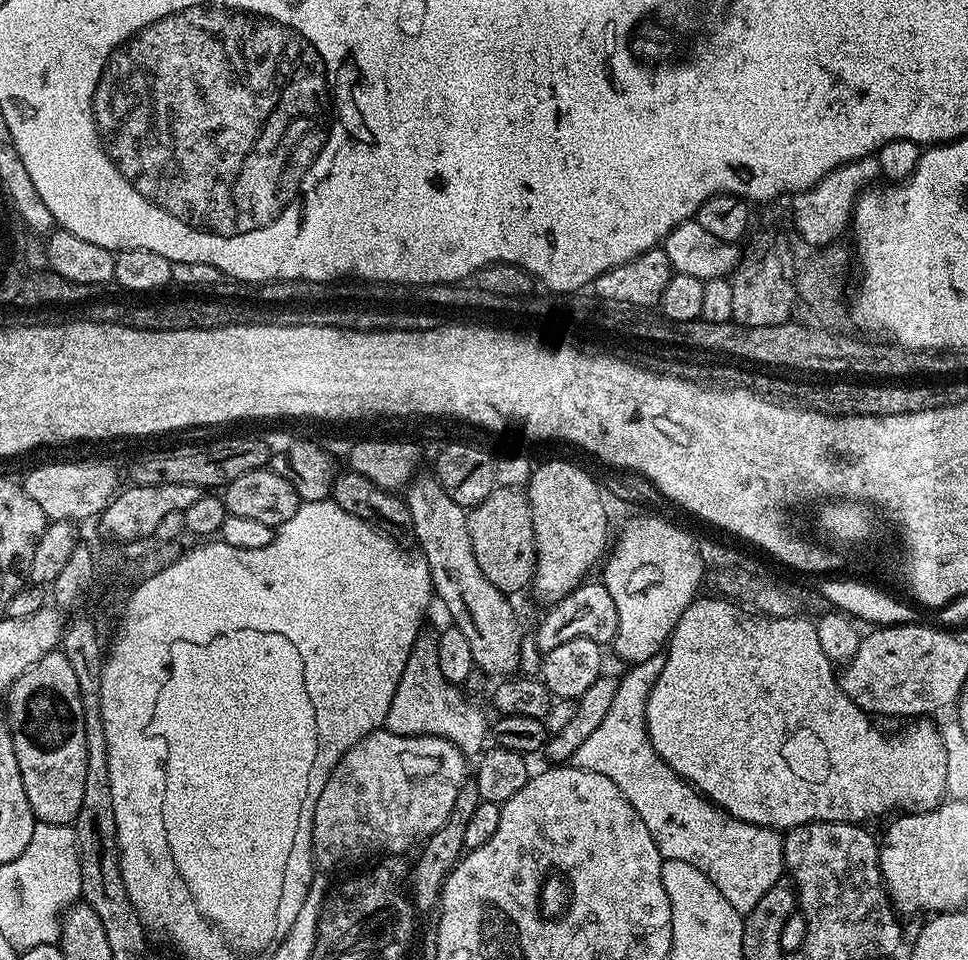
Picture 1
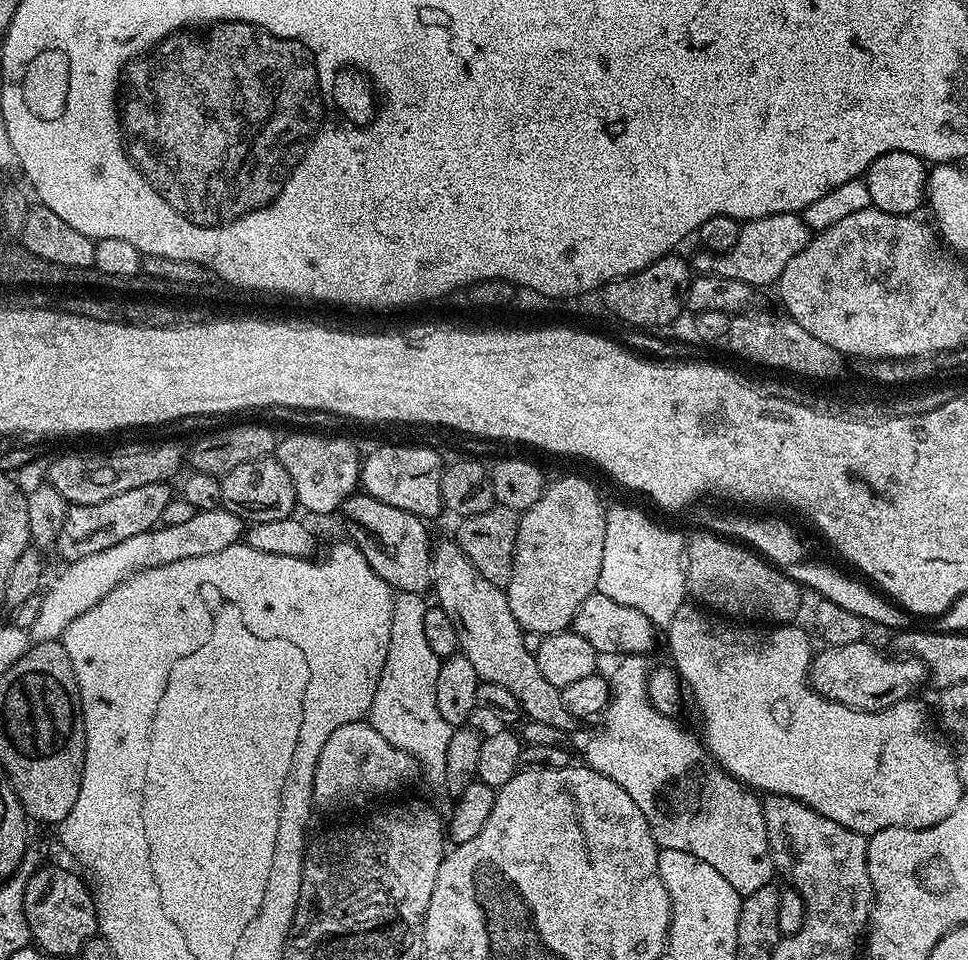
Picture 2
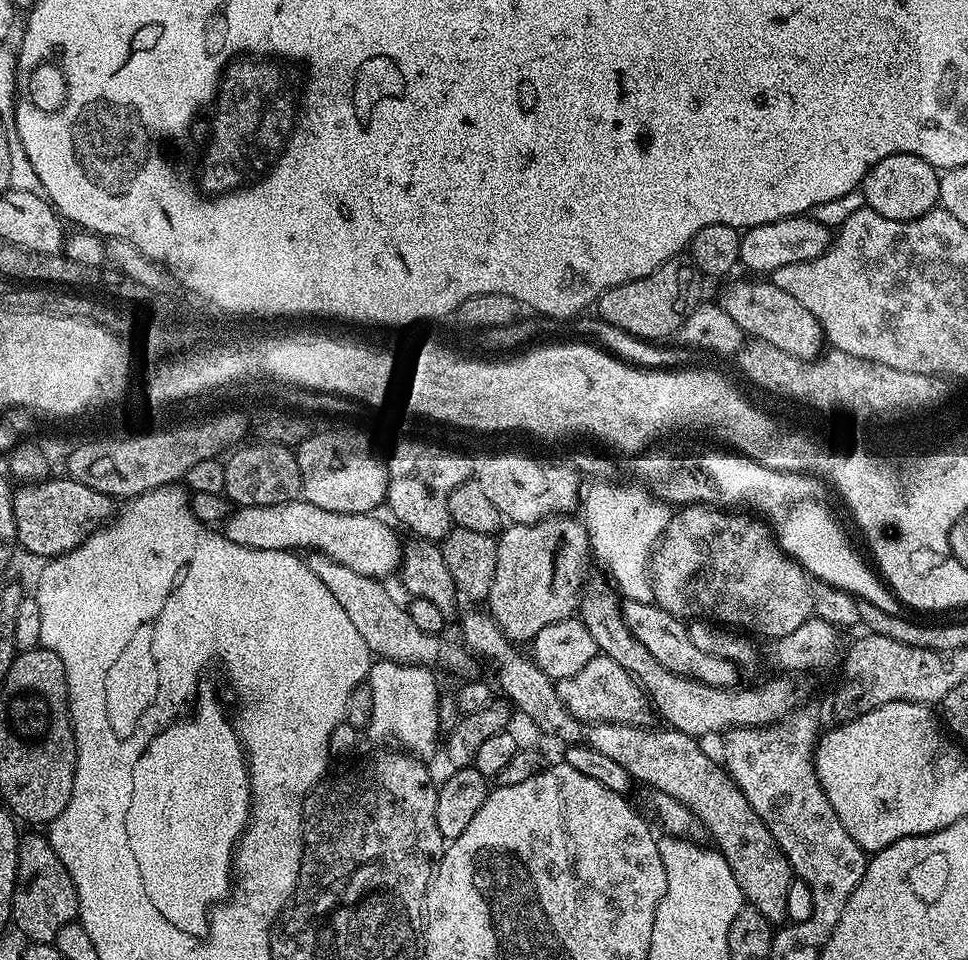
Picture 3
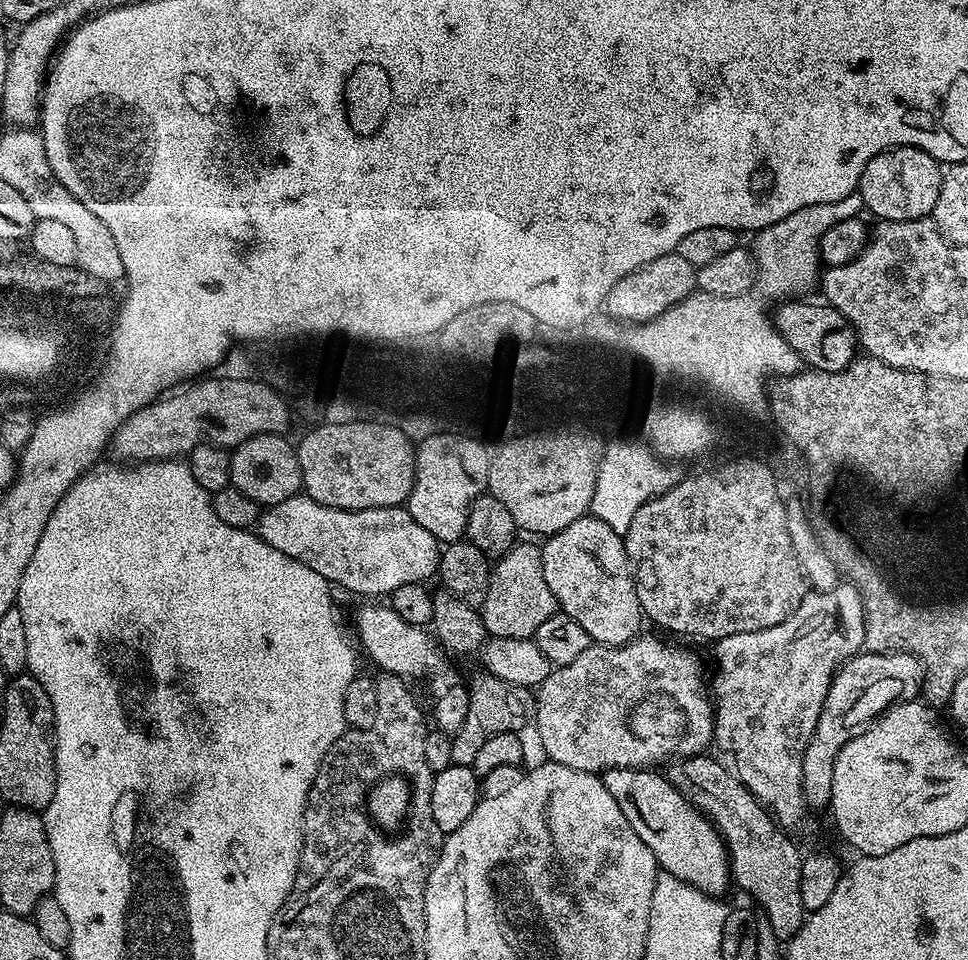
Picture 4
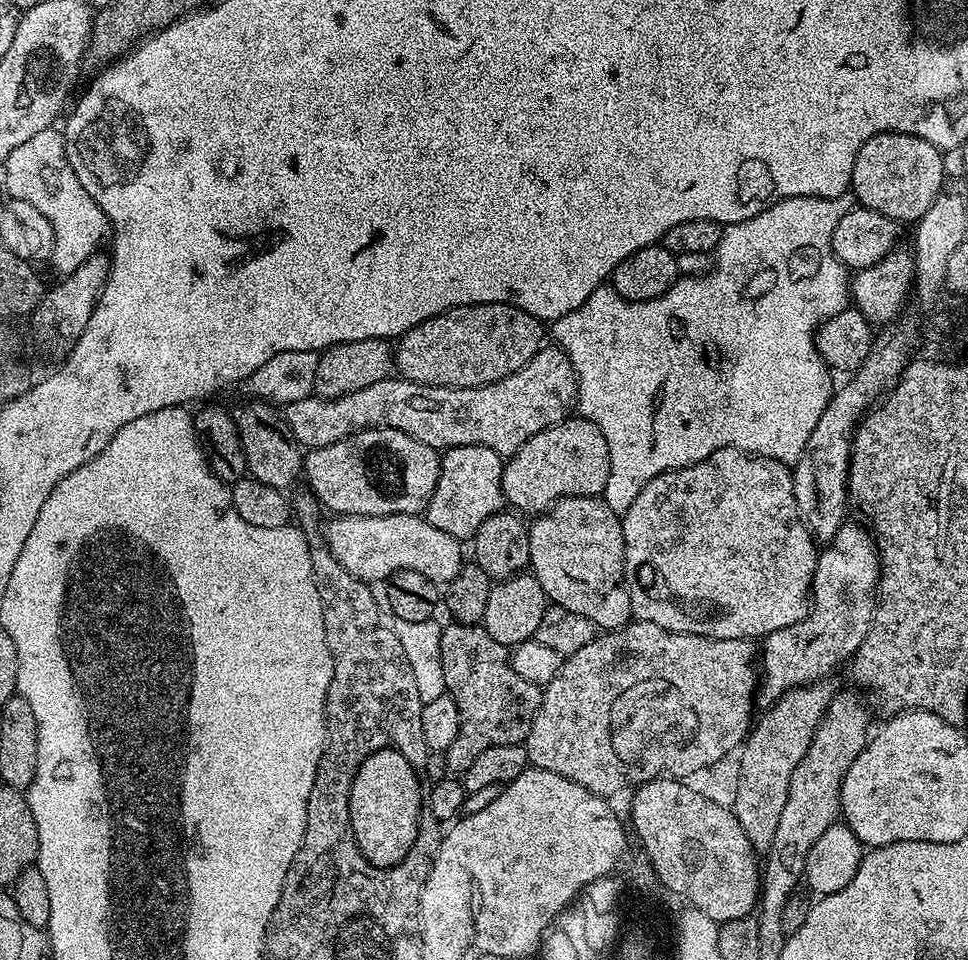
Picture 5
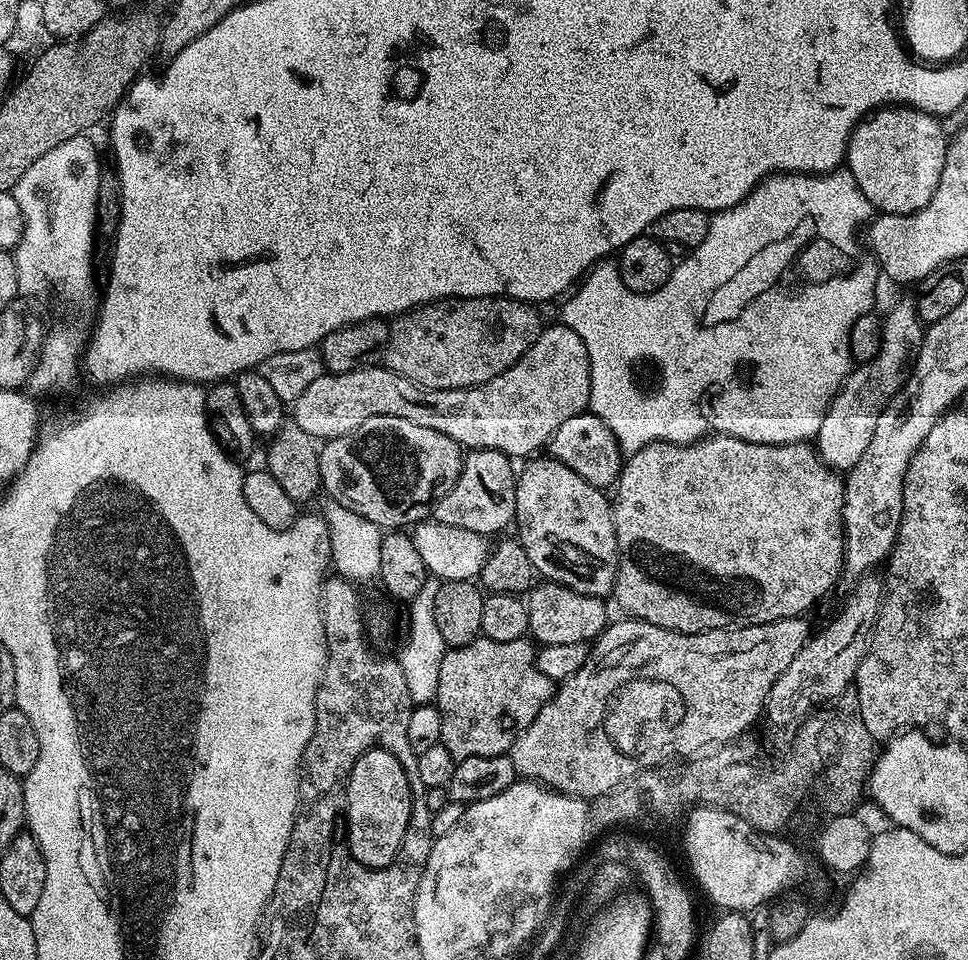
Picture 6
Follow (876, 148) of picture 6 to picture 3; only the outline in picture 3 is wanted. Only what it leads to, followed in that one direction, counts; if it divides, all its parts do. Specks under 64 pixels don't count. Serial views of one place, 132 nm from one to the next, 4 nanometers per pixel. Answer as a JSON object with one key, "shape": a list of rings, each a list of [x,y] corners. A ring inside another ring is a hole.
{"shape":[[[894,154],[890,158],[882,158],[872,166],[872,169],[864,176],[862,185],[862,200],[867,207],[882,214],[882,218],[894,218],[895,220],[913,220],[922,214],[926,214],[931,208],[937,207],[940,198],[940,176],[937,169],[926,163],[922,158],[914,154]]]}

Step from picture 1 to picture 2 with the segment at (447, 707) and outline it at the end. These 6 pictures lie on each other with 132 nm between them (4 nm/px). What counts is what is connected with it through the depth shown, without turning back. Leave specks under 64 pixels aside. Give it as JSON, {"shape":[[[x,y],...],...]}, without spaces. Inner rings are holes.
{"shape":[[[402,592],[393,601],[391,618],[390,650],[383,663],[378,689],[368,715],[369,724],[390,742],[409,756],[415,756],[429,780],[441,791],[434,799],[437,811],[451,813],[453,795],[444,789],[446,749],[449,746],[454,728],[444,720],[436,705],[436,682],[438,682],[441,661],[427,645],[423,621],[429,605],[421,593]]]}

